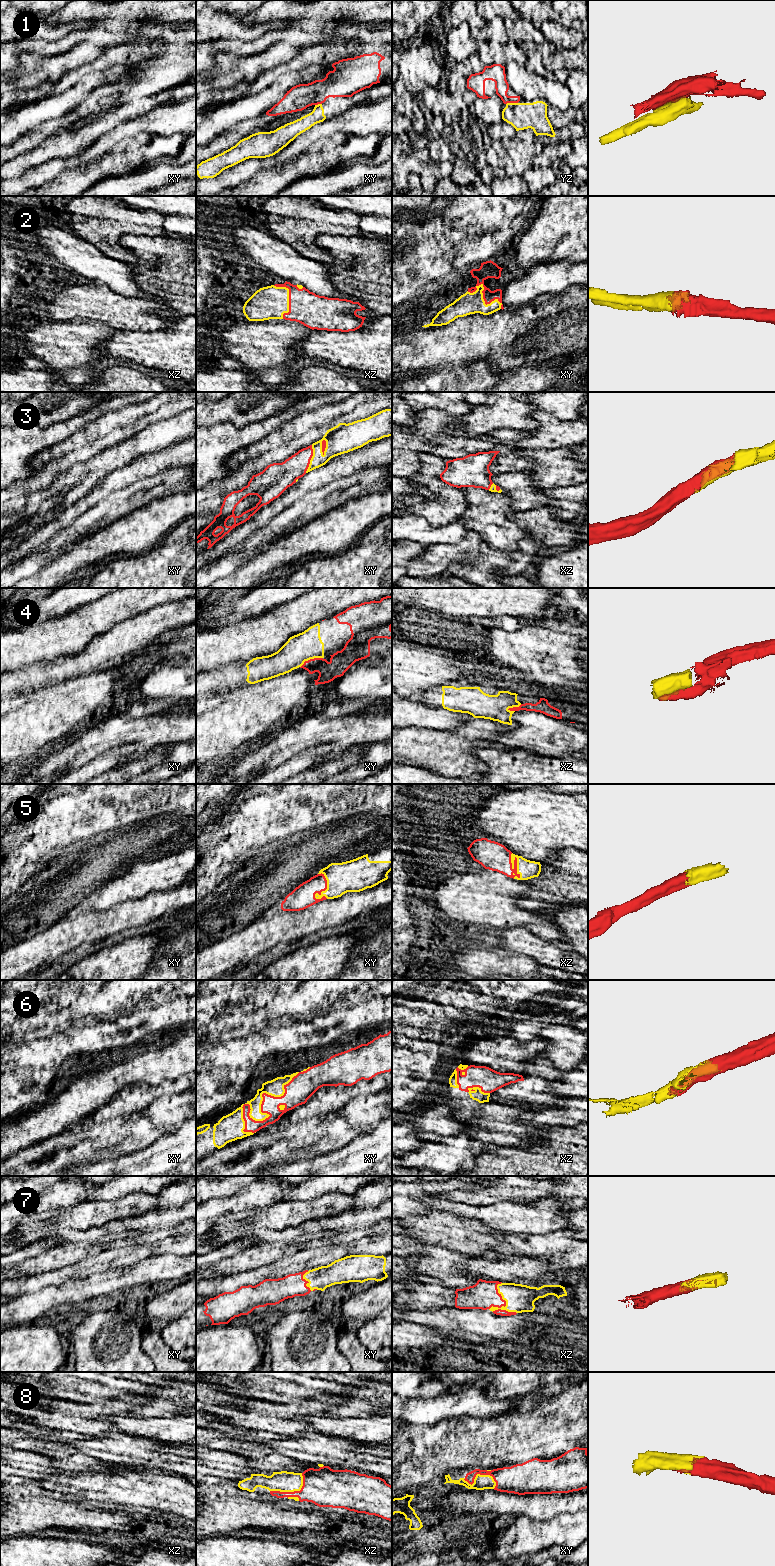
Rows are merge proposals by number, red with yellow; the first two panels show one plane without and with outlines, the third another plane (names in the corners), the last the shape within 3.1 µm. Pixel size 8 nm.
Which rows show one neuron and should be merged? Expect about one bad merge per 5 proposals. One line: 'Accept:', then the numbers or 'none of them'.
Accept: 2, 3, 4, 5, 6, 7, 8

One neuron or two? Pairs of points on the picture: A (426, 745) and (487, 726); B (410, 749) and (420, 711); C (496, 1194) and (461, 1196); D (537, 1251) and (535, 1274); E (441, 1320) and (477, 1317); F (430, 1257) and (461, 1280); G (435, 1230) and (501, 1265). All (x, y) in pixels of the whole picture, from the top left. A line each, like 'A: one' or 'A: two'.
A: one
B: two
C: one
D: two
E: one
F: one
G: two

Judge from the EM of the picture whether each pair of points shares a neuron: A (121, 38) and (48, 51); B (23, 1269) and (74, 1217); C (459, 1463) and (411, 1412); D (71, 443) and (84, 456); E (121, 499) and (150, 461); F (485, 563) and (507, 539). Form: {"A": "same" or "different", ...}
{"A": "same", "B": "different", "C": "different", "D": "different", "E": "different", "F": "different"}

